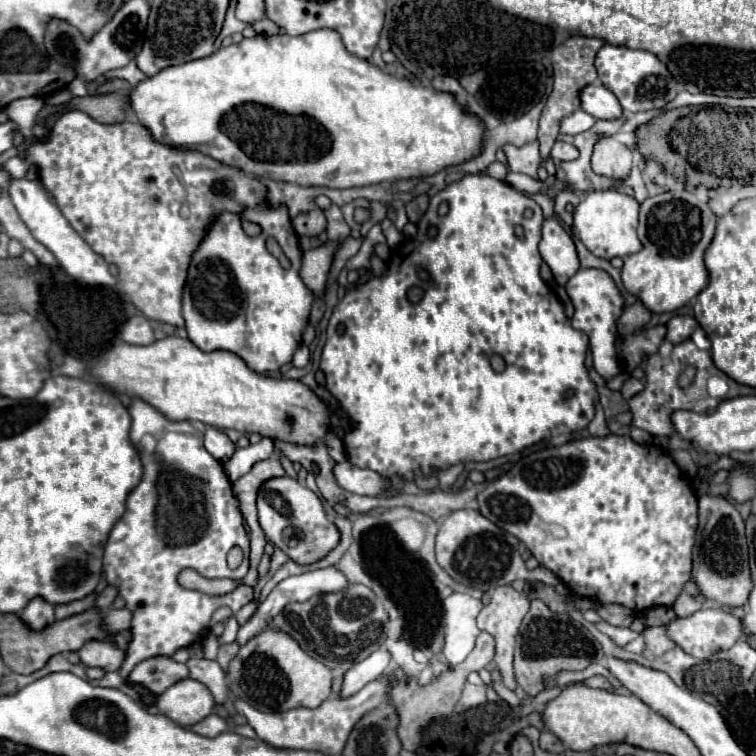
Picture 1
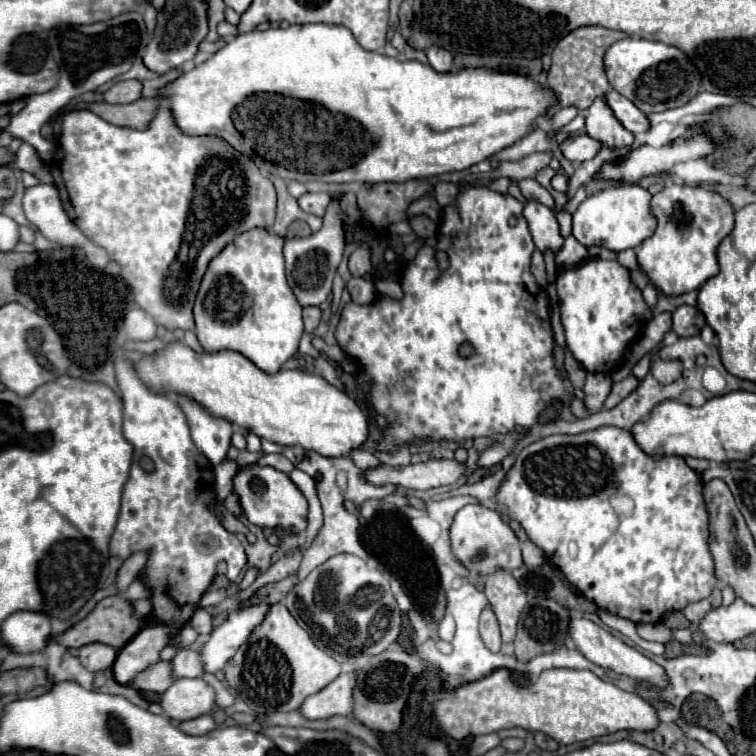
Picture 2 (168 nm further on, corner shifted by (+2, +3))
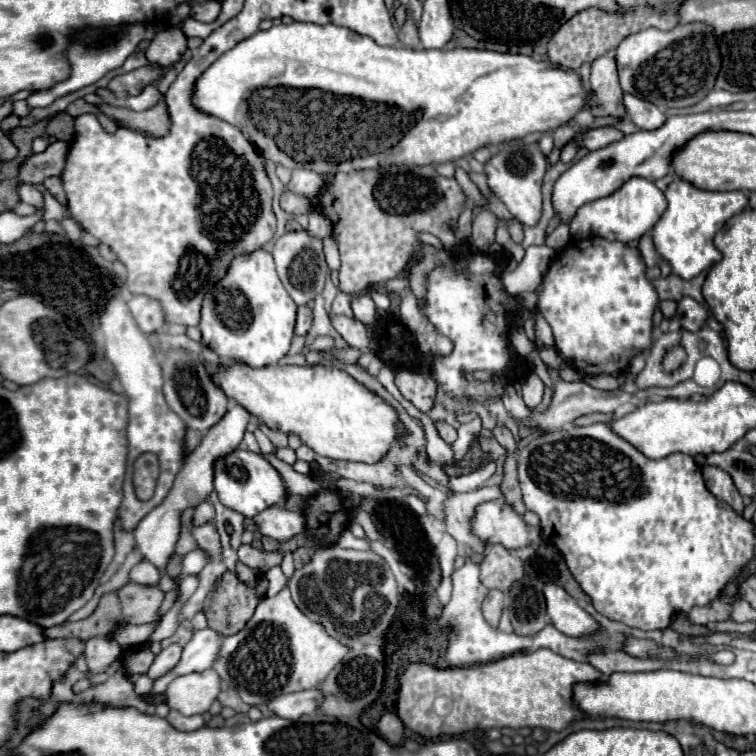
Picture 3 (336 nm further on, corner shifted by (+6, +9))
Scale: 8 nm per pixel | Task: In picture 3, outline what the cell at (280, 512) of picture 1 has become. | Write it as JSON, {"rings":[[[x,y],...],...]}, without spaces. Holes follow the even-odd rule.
{"rings":[[[238,448],[232,454],[216,460],[214,472],[216,472],[214,488],[220,496],[220,502],[240,512],[242,516],[254,518],[264,510],[264,506],[276,506],[286,502],[286,486],[282,482],[282,476],[262,454],[254,454]]]}

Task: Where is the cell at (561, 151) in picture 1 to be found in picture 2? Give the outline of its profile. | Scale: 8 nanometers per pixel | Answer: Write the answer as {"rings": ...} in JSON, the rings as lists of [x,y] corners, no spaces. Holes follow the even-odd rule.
{"rings":[[[576,134],[576,136],[570,136],[566,138],[562,144],[560,144],[560,150],[564,154],[566,160],[570,162],[586,162],[586,160],[592,160],[598,150],[602,148],[602,142],[596,142],[594,138],[588,138],[588,134]]]}

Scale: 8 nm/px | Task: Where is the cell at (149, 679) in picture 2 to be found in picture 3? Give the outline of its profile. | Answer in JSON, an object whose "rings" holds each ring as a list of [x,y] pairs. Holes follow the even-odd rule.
{"rings":[[[142,674],[136,682],[134,682],[134,690],[136,690],[136,694],[148,694],[150,690],[152,690],[152,686],[154,686],[154,680],[148,676],[148,674]]]}

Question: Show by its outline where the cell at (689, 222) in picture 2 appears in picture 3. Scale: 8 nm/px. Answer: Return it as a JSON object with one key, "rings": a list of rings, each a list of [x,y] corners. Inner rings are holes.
{"rings":[[[674,180],[666,190],[664,190],[668,208],[662,214],[662,218],[654,224],[654,228],[650,230],[650,236],[654,240],[654,248],[658,252],[660,258],[664,258],[670,266],[672,272],[684,280],[692,280],[696,278],[700,272],[708,270],[710,266],[714,266],[716,262],[720,262],[722,254],[716,250],[714,246],[714,234],[726,224],[726,220],[730,220],[734,214],[742,212],[748,206],[748,198],[744,192],[714,192],[714,190],[700,190],[696,186],[692,186],[686,180]]]}

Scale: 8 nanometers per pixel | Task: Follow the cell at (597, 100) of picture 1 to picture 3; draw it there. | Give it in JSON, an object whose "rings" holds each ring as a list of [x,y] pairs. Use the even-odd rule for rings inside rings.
{"rings":[[[624,94],[624,106],[628,110],[628,118],[640,128],[640,130],[656,130],[664,124],[666,116],[660,108],[654,104],[648,104],[646,100],[640,100],[632,94]]]}

